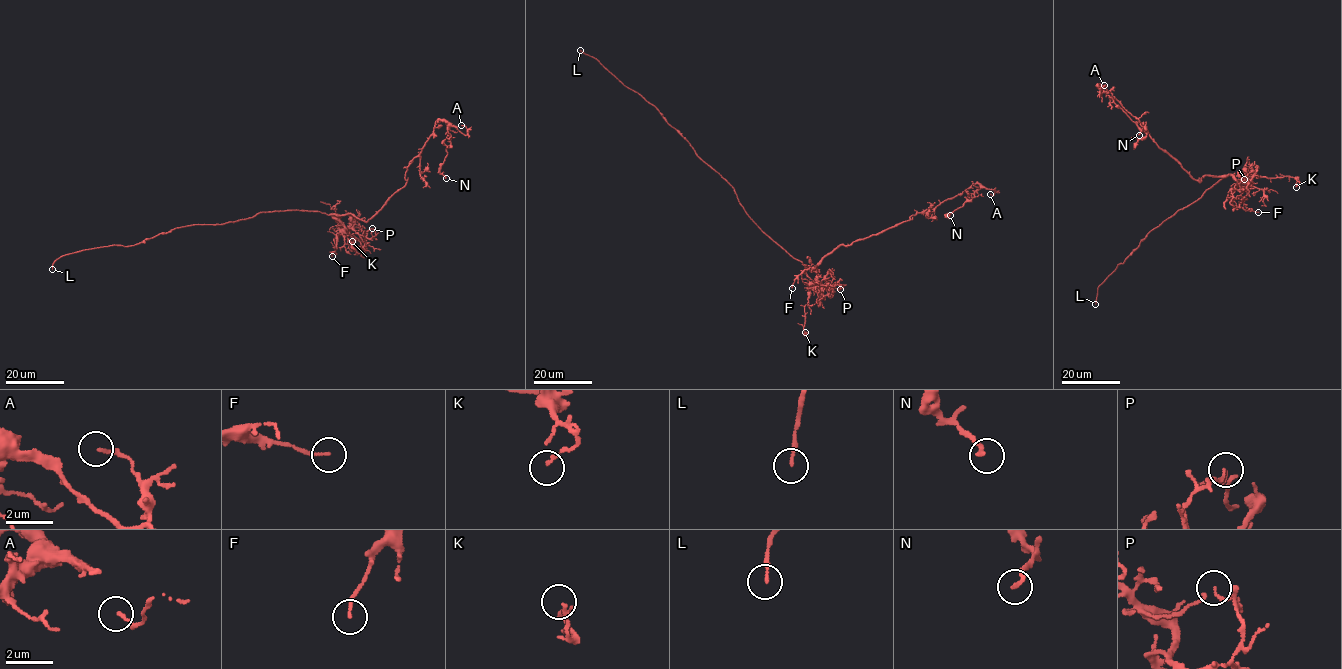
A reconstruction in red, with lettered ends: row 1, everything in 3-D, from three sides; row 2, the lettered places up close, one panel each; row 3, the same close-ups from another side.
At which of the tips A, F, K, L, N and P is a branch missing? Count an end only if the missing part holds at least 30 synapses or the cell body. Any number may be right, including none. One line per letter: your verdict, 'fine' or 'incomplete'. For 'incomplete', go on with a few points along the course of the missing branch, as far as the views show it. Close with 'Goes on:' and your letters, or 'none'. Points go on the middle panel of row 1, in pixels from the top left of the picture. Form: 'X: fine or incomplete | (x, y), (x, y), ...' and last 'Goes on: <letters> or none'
A: fine
F: fine
K: fine
L: incomplete
N: fine
P: fine
Goes on: L

